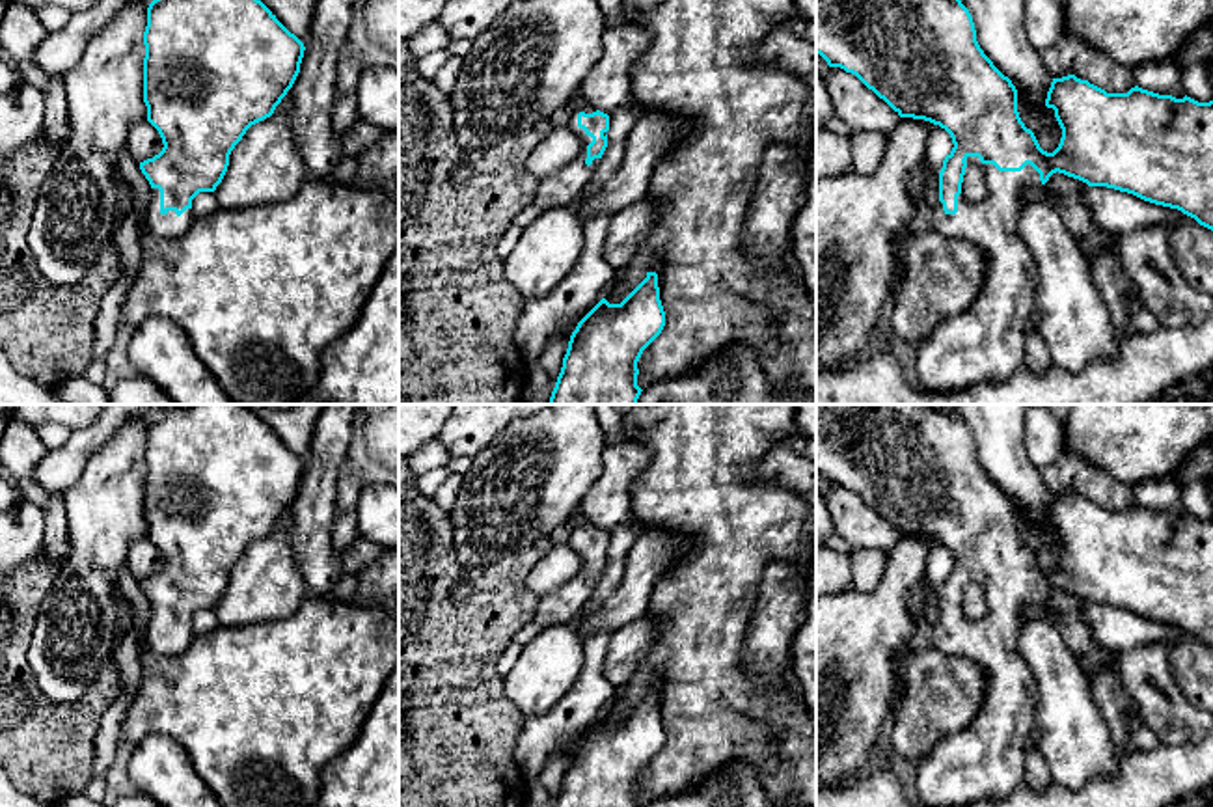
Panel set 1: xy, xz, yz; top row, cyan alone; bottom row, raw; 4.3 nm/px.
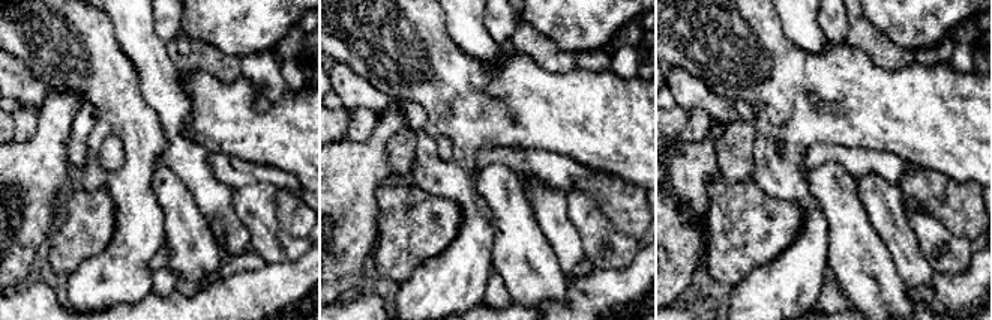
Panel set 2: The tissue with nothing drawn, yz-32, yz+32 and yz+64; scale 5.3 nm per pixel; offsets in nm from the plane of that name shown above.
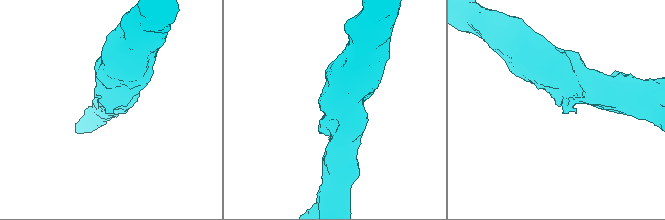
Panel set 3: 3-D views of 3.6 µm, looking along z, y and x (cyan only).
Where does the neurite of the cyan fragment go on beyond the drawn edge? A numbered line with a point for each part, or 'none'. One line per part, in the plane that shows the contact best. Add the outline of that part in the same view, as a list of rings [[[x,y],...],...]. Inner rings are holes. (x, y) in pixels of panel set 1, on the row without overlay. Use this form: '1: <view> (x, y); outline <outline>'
1: yz (986, 761); outline [[[967,574],[965,580],[984,589],[988,613],[971,621],[960,611],[956,632],[947,632],[943,621],[937,619],[934,622],[934,647],[945,654],[976,662],[986,677],[986,695],[976,718],[963,731],[943,738],[919,762],[919,807],[965,807],[1015,790],[1025,777],[1027,740],[1038,714],[1038,684],[1017,652],[1017,639],[1027,621],[1023,609],[1042,602],[1040,591],[1030,581],[1021,589],[999,589],[993,581],[982,581],[978,574]]]

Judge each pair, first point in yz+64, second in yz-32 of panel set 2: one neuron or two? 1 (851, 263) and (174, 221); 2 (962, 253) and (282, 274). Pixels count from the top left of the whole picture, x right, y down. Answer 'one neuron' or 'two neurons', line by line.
1: one neuron
2: two neurons

